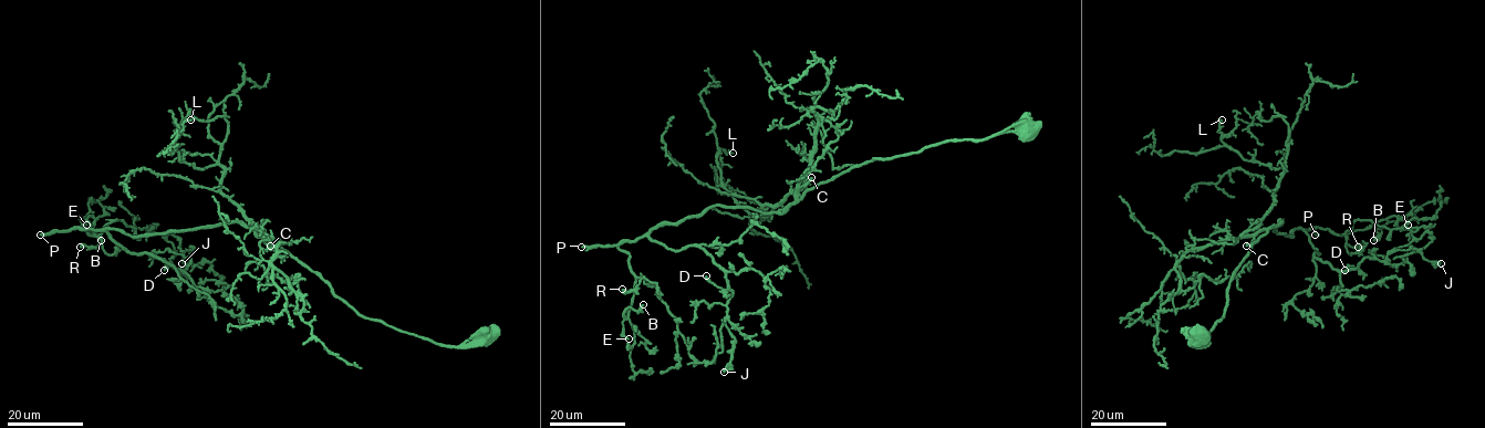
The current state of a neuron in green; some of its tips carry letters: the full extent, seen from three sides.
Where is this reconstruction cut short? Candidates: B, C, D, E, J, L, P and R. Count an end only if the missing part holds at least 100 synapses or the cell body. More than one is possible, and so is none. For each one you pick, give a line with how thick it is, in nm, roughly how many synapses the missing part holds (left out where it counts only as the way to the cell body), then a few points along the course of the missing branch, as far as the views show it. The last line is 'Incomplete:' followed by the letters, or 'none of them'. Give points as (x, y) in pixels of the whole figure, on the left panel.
P: Thickness 260 nm. Roughly 600 synapses
Incomplete: P

